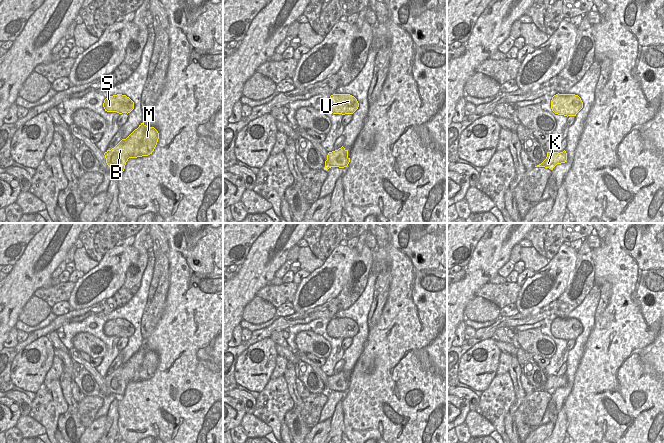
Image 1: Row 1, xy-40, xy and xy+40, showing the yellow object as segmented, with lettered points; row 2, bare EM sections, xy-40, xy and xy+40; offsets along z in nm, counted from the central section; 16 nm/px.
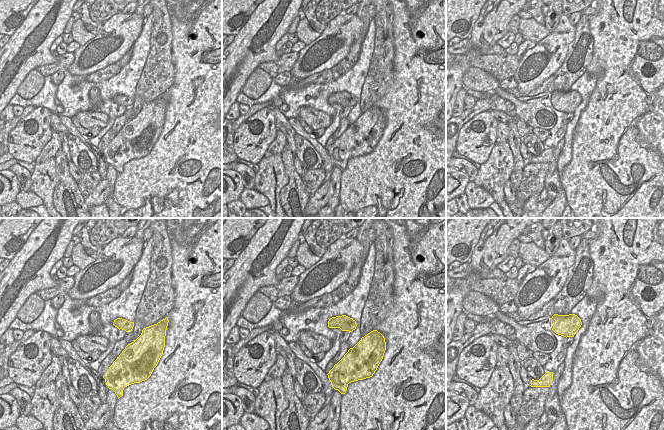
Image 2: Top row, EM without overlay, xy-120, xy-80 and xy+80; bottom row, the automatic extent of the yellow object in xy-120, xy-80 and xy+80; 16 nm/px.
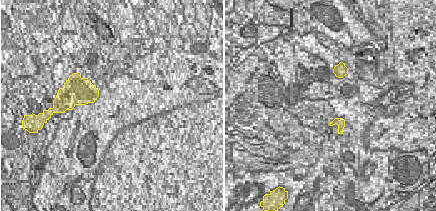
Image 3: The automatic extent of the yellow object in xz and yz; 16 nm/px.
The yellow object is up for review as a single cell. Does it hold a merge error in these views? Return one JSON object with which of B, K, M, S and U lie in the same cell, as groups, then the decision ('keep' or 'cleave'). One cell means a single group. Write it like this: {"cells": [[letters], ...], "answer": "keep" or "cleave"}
{"cells": [["B", "K", "M", "S", "U"]], "answer": "keep"}

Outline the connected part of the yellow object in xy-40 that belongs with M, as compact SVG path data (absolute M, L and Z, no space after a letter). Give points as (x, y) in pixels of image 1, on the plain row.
M143 346L126 363L122 363L114 372L104 377L106 387L110 393L122 397L129 382L152 378L158 363L158 355Z

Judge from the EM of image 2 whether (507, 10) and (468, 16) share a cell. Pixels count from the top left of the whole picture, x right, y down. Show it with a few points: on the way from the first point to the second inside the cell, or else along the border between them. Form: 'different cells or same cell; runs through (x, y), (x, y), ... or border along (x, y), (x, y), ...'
different cells; border along (479, 14), (469, 35)

